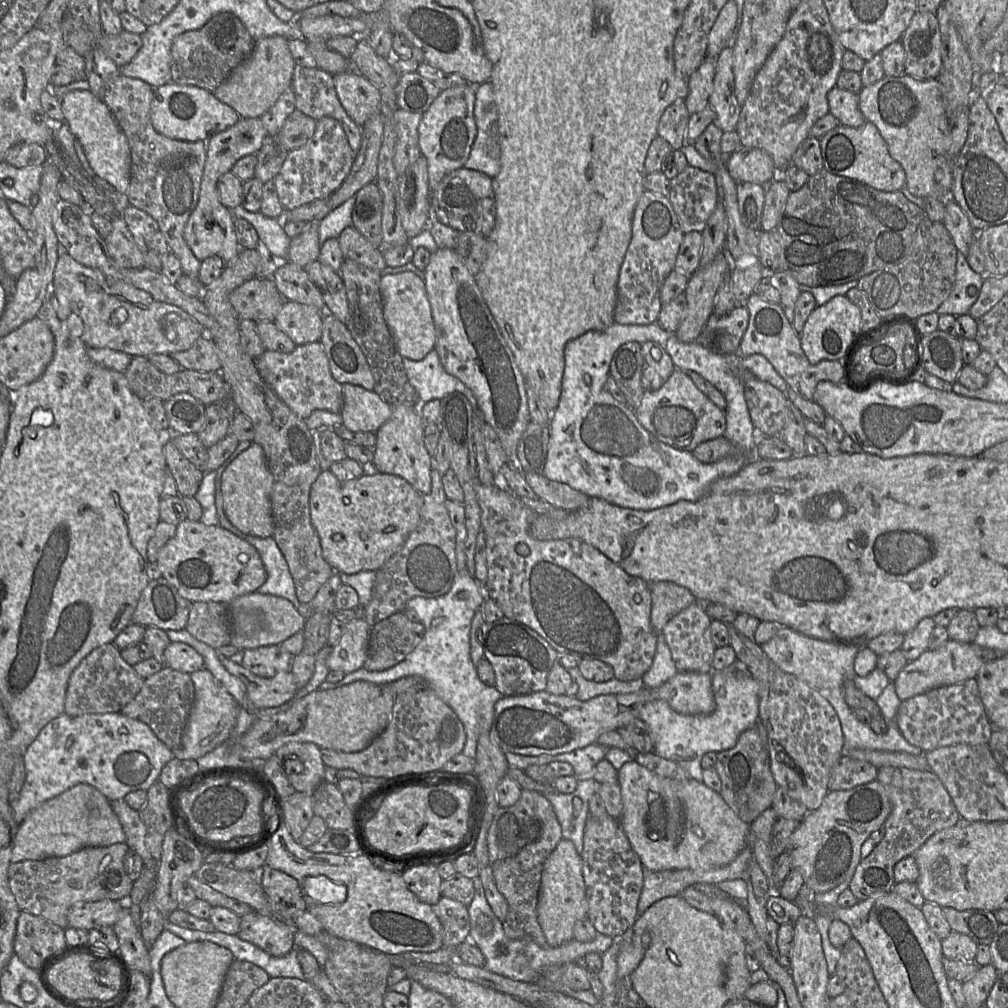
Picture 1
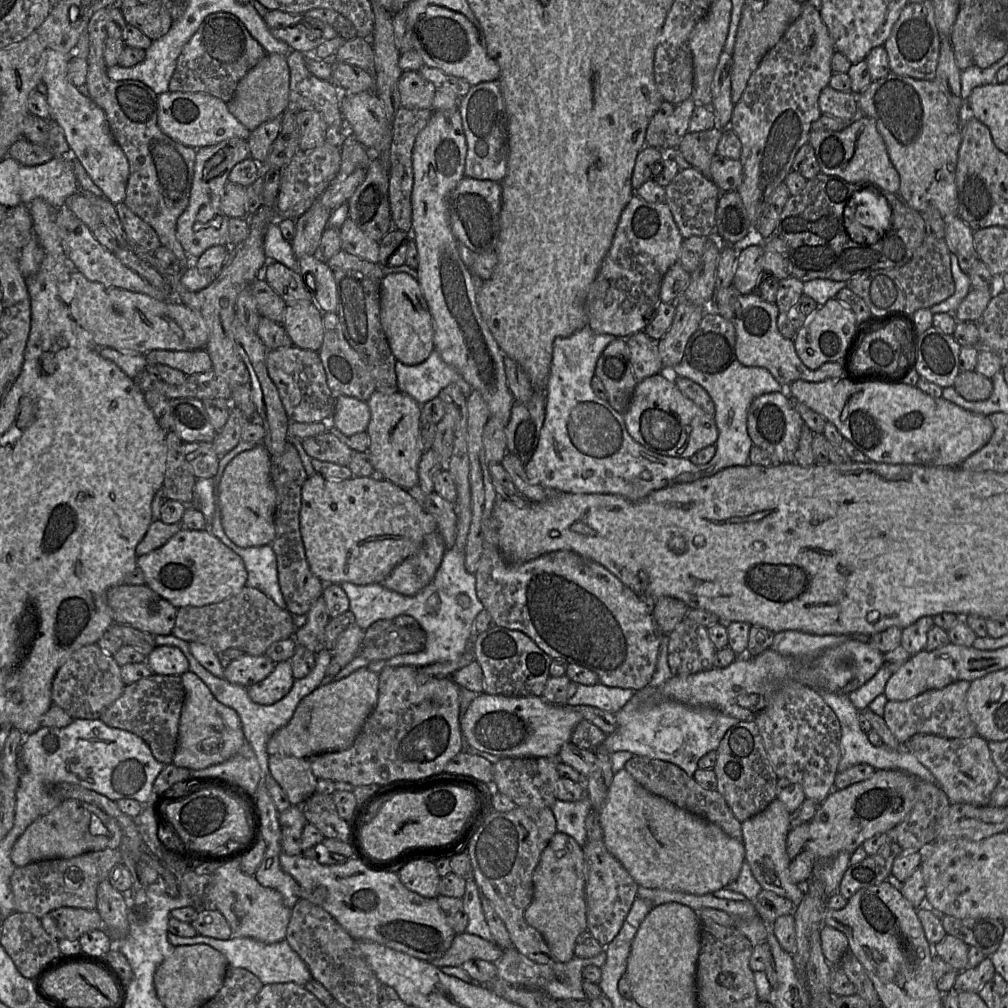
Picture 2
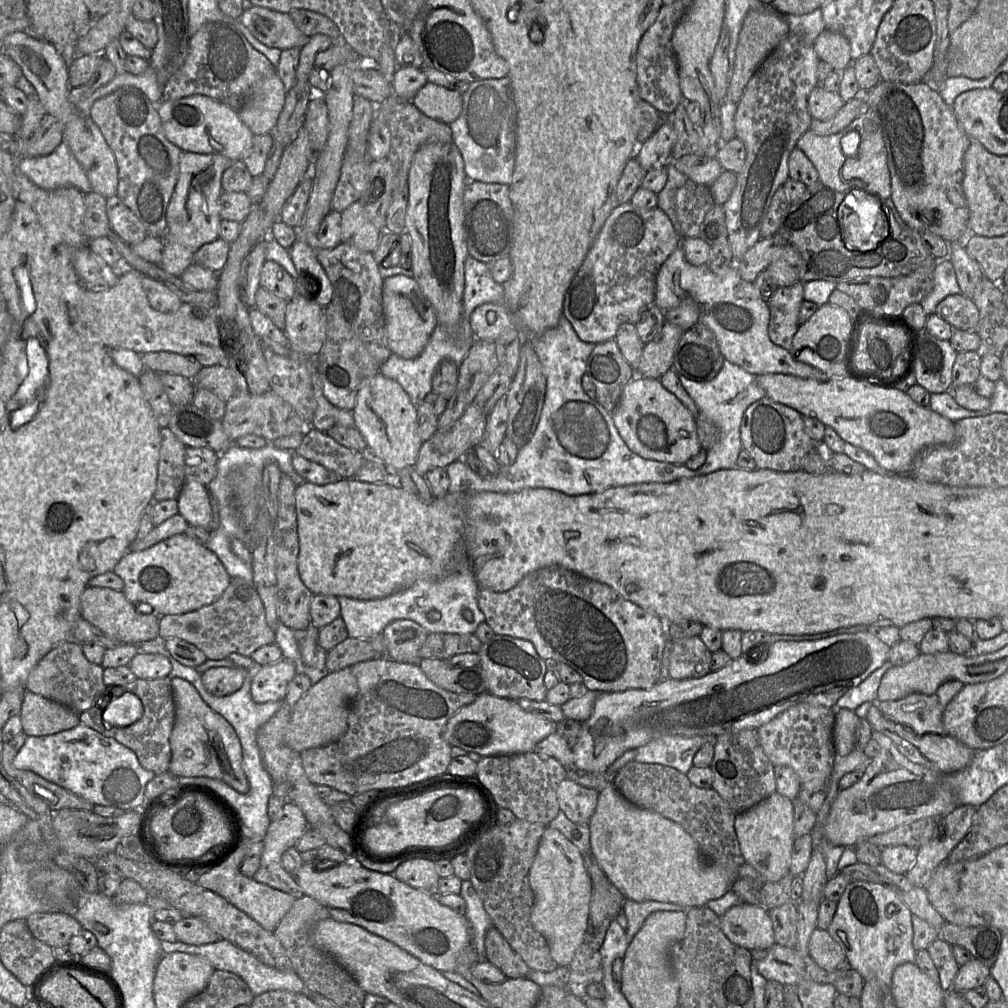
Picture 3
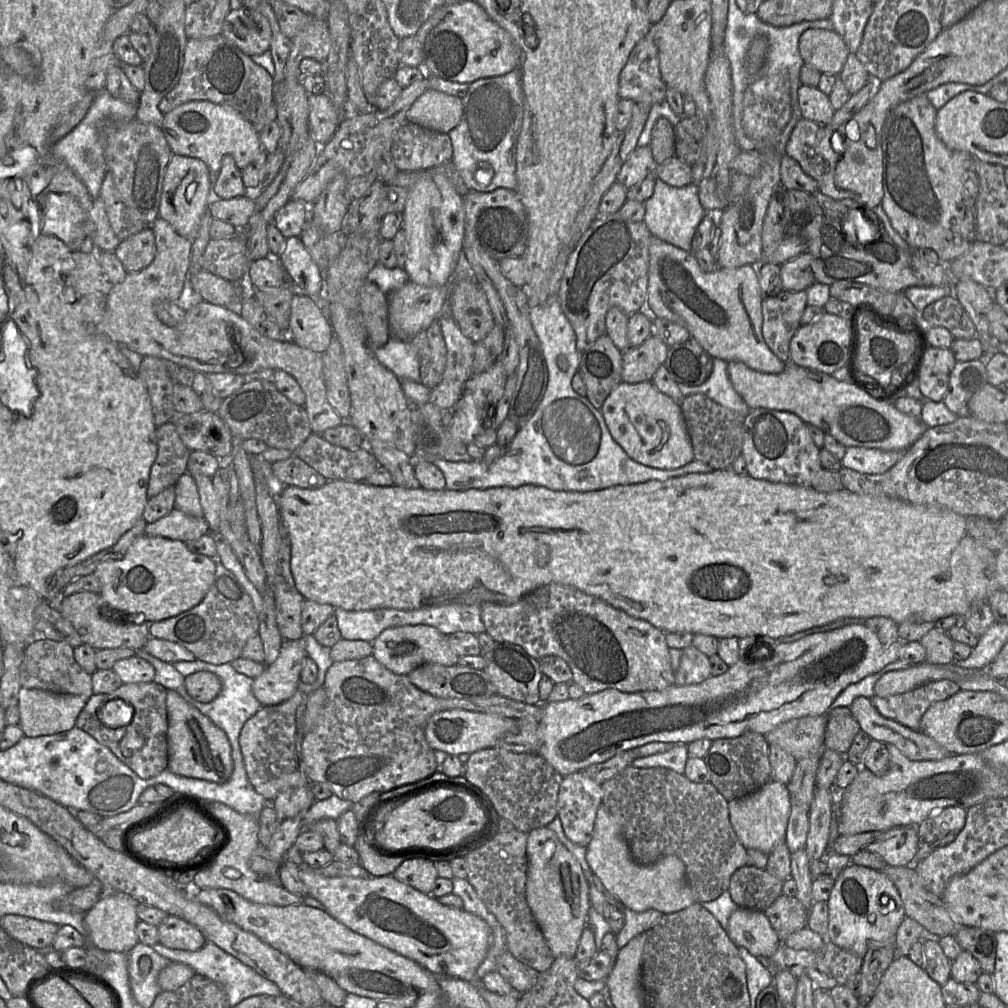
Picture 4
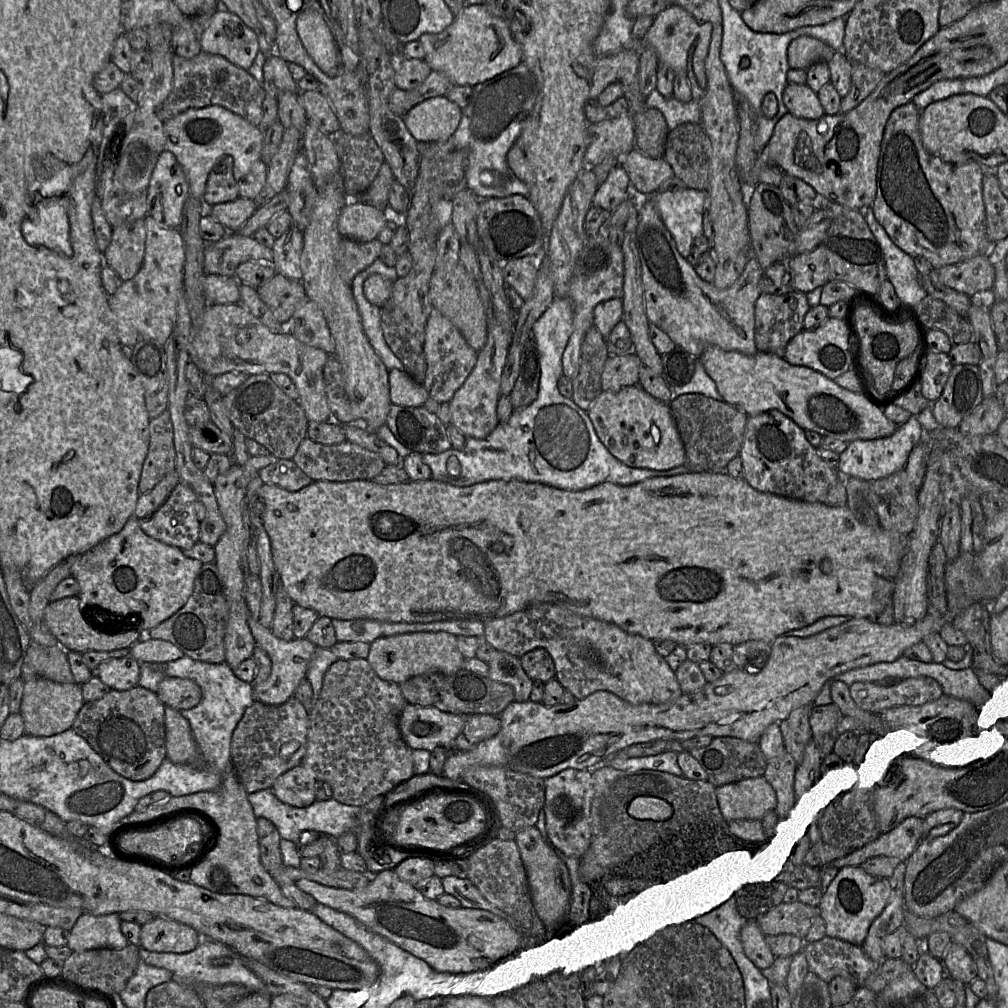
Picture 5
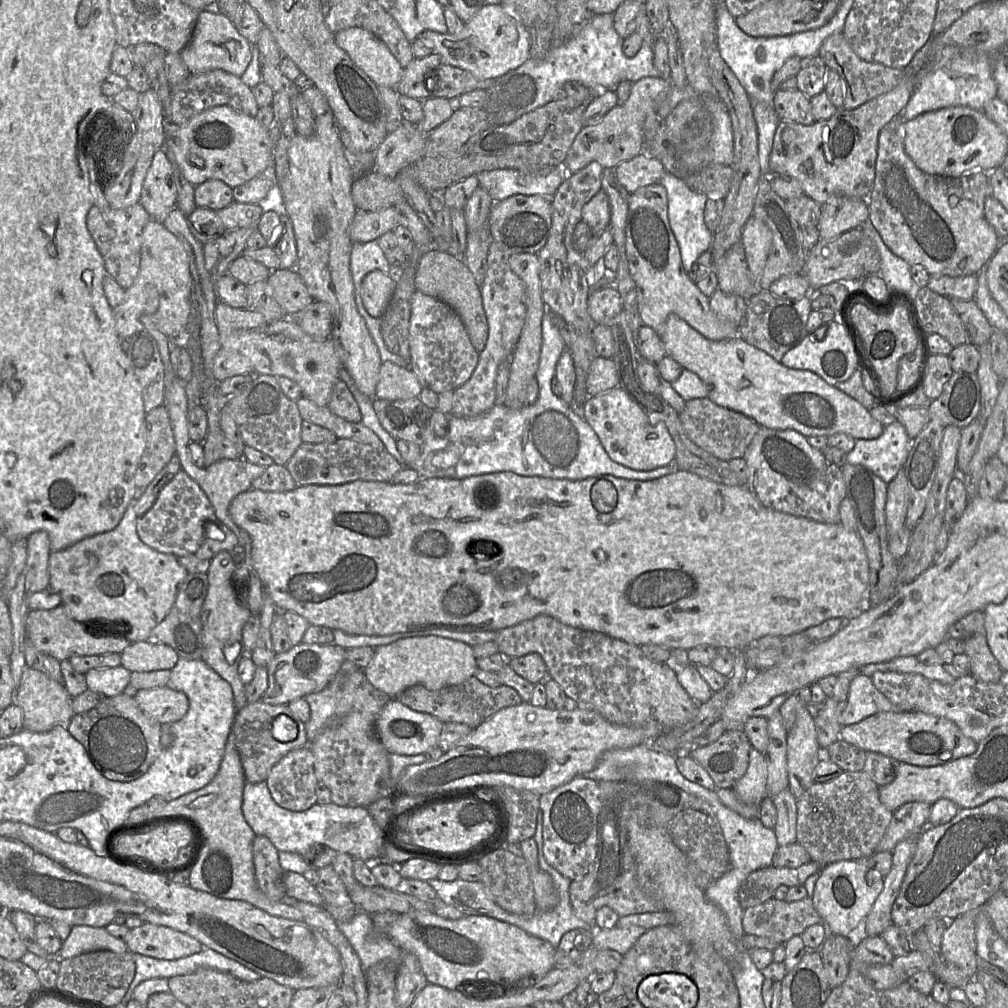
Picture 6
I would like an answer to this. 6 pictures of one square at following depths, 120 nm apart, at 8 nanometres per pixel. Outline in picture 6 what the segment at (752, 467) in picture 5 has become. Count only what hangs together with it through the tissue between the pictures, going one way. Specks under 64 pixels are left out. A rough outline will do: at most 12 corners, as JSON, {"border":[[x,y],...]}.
{"border":[[760,427],[743,458],[762,505],[840,523],[841,467]]}

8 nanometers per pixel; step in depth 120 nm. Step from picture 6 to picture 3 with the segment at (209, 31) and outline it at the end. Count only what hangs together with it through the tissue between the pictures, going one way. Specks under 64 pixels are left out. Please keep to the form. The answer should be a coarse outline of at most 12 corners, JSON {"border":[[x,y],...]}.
{"border":[[253,6],[239,20],[271,48],[302,47],[309,37],[289,13]]}

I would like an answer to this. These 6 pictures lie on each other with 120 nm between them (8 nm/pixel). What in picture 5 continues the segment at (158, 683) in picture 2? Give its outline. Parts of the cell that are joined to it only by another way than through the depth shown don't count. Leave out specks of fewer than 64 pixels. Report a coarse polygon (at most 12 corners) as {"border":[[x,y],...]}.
{"border":[[136,685],[84,703],[71,728],[117,774],[167,758],[165,705]]}

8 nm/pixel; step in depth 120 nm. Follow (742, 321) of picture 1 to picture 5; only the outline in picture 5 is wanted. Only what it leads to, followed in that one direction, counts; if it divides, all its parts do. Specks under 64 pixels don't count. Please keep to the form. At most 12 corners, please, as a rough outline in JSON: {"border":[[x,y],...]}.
{"border":[[681,347],[661,355],[669,387],[688,383],[697,358]]}

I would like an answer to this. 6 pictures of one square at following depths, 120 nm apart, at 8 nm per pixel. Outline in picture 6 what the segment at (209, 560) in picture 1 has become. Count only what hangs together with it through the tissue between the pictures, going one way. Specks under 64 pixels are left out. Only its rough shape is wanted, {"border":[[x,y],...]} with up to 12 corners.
{"border":[[113,530],[51,552],[48,588],[96,633],[147,640],[188,571]]}

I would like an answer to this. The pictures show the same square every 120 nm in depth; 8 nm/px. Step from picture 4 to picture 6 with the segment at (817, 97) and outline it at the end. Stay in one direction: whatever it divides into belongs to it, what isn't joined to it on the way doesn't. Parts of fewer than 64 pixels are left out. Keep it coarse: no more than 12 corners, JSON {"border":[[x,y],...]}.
{"border":[[798,89],[776,90],[781,121],[811,125],[811,99]]}

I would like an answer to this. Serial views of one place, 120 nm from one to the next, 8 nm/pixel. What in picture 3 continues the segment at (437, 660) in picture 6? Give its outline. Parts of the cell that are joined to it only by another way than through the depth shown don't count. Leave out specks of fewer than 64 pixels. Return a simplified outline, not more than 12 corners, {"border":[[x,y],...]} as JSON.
{"border":[[399,619],[382,631],[386,656],[419,665],[419,650],[429,632]]}

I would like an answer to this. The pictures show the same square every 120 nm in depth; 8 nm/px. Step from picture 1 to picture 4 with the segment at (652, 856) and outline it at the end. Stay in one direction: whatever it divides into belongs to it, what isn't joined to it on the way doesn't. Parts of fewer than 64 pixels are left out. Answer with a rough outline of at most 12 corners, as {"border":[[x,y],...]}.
{"border":[[597,809],[586,860],[632,911],[697,903],[674,855],[636,863],[619,820]]}

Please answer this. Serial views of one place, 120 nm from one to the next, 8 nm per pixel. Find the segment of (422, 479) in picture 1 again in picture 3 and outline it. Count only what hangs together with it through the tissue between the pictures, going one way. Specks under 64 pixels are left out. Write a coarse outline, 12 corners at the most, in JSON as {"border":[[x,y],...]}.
{"border":[[379,372],[352,413],[369,456],[391,475],[423,444],[417,405]]}

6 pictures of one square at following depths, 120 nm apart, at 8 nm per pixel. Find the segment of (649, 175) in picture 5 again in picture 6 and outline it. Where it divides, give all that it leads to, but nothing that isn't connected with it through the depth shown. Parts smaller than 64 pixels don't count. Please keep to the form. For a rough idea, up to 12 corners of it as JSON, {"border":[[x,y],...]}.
{"border":[[642,152],[613,173],[626,191],[659,183],[666,169]]}

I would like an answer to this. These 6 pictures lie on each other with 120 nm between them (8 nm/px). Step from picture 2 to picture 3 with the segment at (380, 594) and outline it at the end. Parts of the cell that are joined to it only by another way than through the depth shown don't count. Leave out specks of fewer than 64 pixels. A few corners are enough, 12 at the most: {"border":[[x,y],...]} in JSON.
{"border":[[461,545],[442,578],[378,599],[338,596],[348,636],[399,619],[471,634],[485,615]]}

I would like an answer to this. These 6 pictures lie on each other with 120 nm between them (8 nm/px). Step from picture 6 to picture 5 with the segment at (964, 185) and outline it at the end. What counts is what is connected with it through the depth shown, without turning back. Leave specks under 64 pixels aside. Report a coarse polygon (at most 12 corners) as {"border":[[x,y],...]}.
{"border":[[913,103],[881,142],[876,220],[933,269],[988,254],[984,167],[923,146]]}

